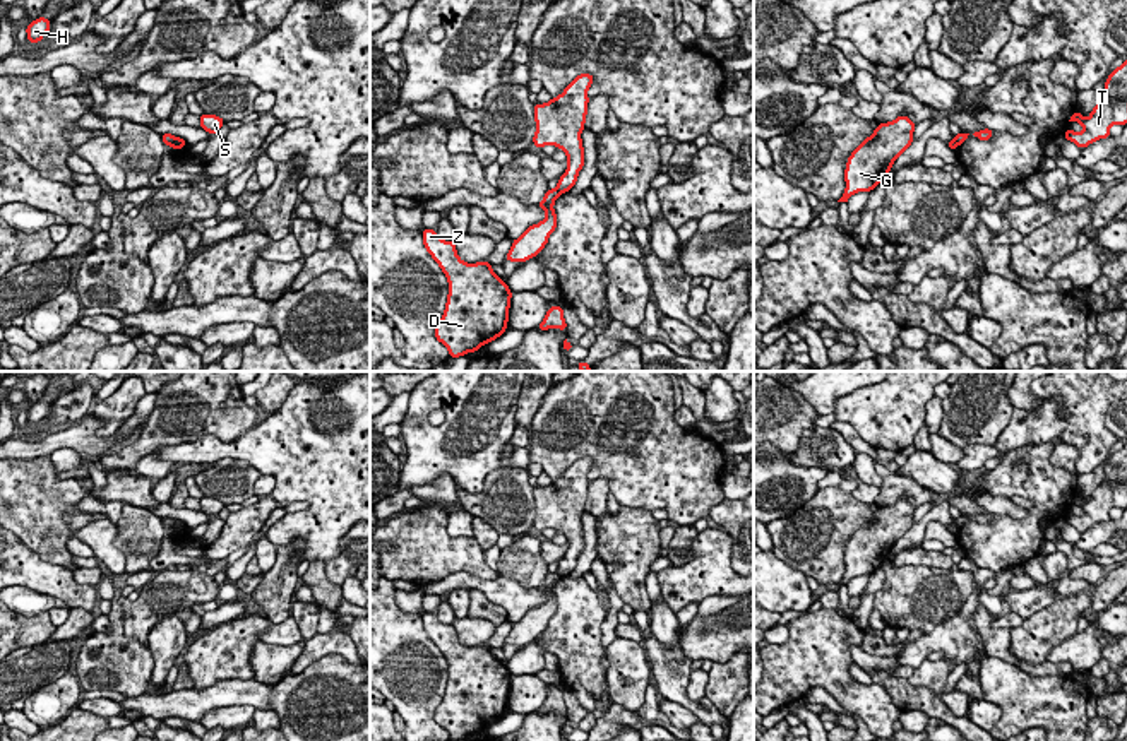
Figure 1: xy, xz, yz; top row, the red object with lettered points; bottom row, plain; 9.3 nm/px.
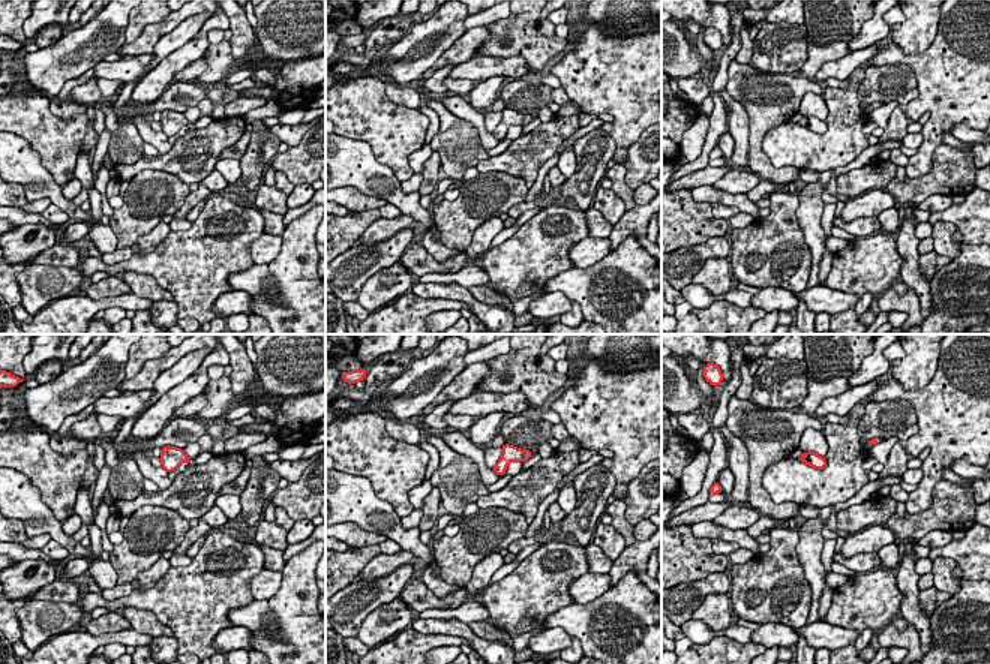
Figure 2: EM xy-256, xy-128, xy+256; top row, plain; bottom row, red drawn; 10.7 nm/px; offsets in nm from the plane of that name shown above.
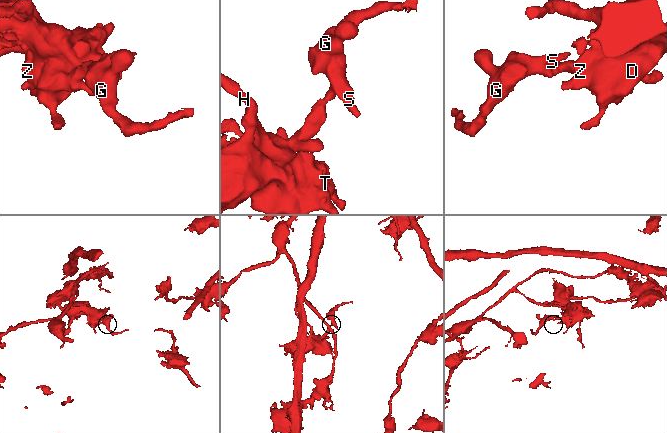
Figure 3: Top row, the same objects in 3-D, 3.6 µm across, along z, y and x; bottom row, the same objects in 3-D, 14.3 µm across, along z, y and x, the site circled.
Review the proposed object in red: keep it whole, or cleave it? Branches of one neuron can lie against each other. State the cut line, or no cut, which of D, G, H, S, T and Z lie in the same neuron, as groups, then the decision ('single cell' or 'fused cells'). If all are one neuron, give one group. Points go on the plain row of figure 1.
xz (555, 572), (560, 575) | D H T Z / G S | fused cells

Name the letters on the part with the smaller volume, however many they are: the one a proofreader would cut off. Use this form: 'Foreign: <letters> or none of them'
Foreign: G, S

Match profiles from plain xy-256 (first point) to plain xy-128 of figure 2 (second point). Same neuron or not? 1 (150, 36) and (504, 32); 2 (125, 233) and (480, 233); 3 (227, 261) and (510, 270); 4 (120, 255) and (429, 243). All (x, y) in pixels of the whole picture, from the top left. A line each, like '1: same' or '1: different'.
1: different
2: different
3: same
4: same

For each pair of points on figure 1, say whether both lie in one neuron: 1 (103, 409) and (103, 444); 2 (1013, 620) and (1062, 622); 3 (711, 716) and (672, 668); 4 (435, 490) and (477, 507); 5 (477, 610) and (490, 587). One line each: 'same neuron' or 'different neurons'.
1: different neurons
2: different neurons
3: same neuron
4: different neurons
5: different neurons

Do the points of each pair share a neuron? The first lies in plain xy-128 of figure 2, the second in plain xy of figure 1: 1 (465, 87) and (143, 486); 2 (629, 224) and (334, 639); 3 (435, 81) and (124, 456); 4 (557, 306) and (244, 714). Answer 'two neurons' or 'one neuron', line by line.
1: two neurons
2: one neuron
3: one neuron
4: one neuron

